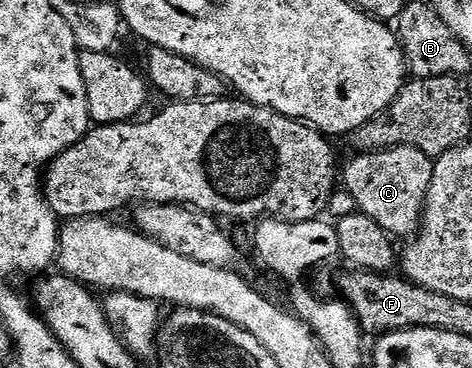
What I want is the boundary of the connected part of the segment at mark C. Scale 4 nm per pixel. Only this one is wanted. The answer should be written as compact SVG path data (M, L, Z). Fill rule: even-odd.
M409 146L360 152L342 166L342 186L348 189L359 213L365 214L390 236L407 239L417 233L432 179L433 159Z

